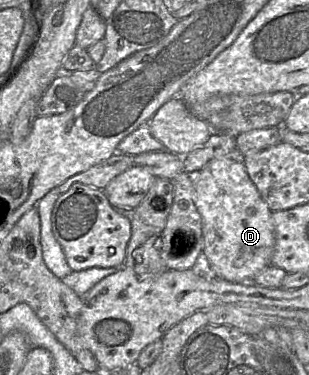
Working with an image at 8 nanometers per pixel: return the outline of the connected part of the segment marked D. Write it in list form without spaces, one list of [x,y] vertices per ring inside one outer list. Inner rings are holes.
[[[237,151],[233,155],[214,159],[194,175],[195,204],[202,218],[204,239],[203,259],[196,269],[201,273],[212,273],[231,283],[252,282],[259,272],[271,265],[275,245],[273,212],[251,180],[243,157]]]

